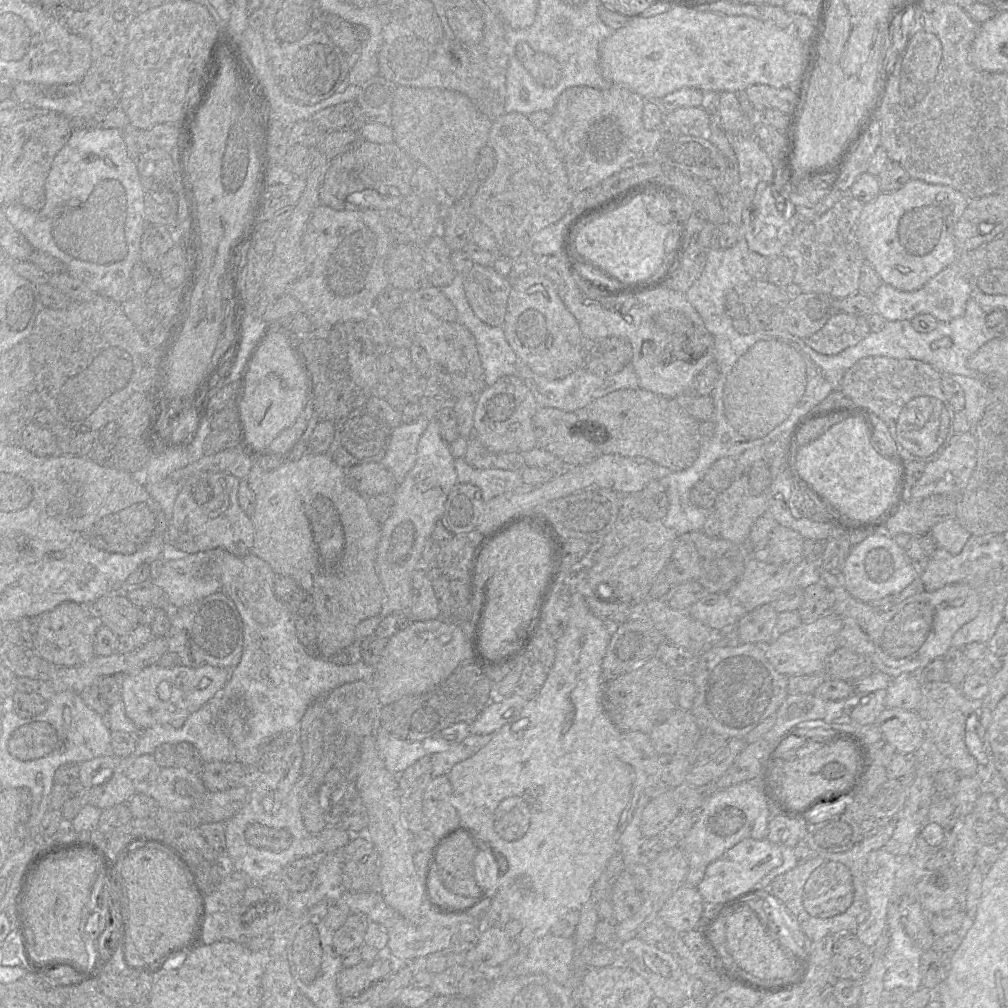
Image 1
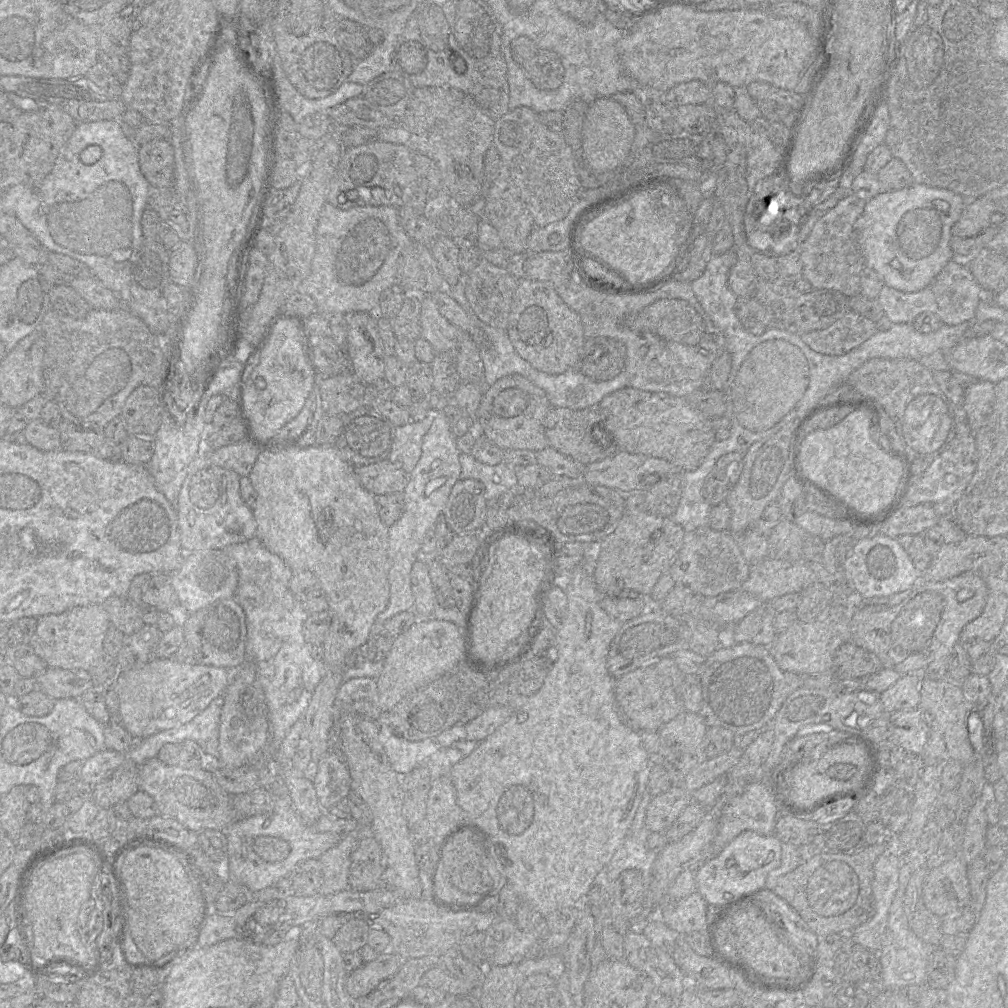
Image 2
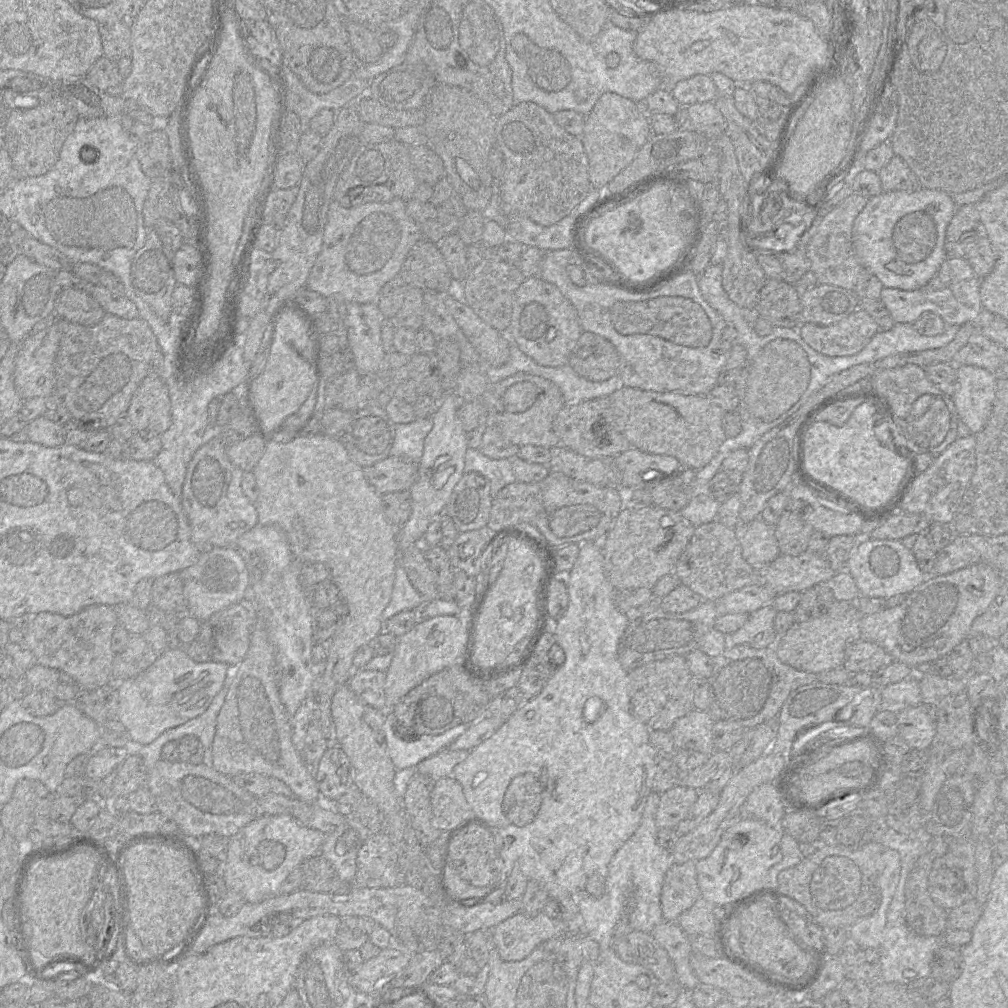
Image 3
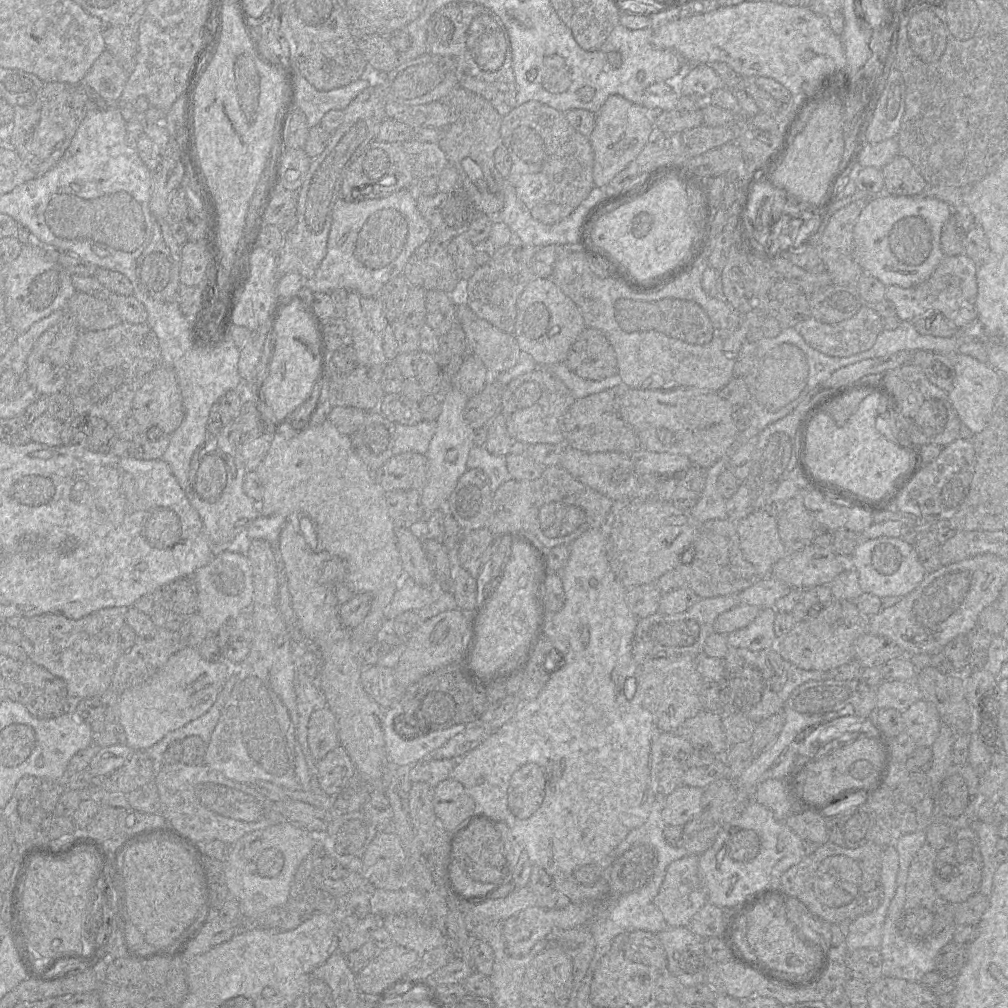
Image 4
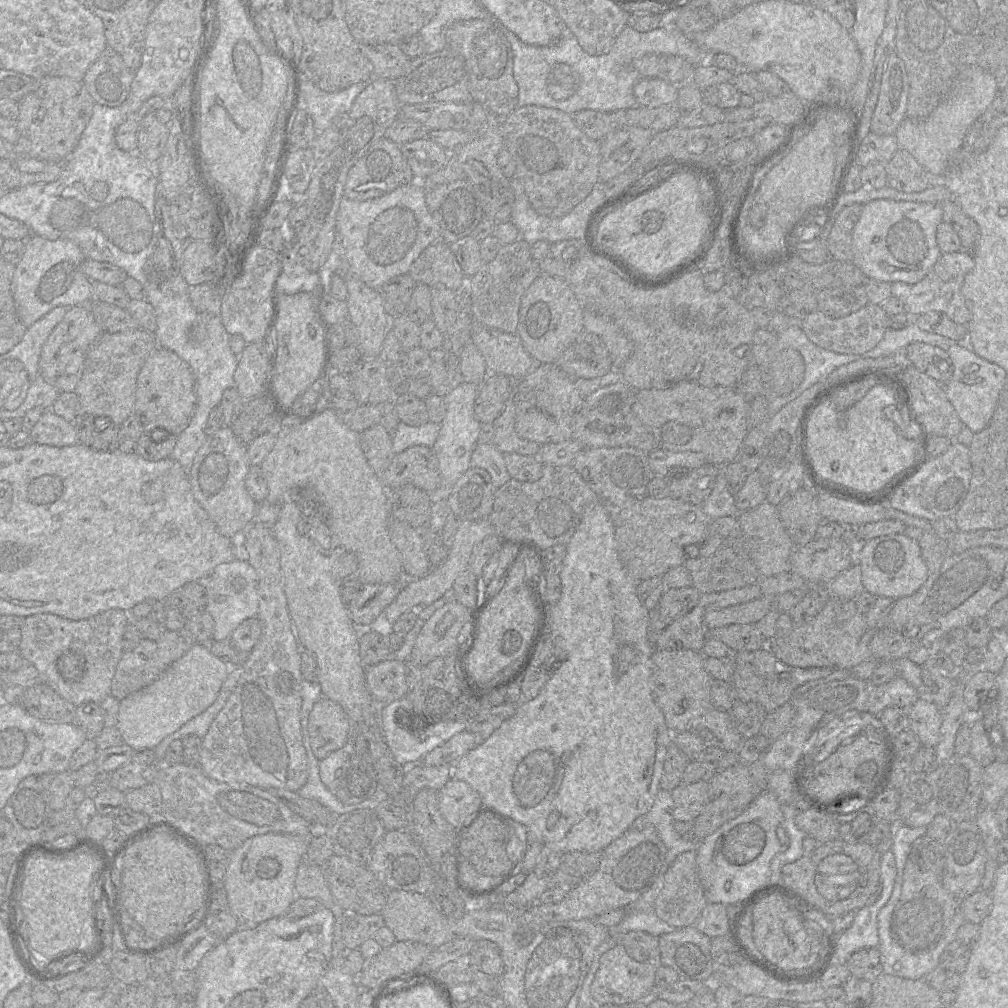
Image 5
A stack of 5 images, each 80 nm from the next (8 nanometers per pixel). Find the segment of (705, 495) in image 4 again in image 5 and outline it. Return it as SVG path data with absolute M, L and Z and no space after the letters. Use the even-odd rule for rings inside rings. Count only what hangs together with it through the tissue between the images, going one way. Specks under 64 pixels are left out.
M724 467L717 475L715 486L708 498L701 505L703 511L711 518L735 517L738 518L741 512L735 504L735 496L728 489Z

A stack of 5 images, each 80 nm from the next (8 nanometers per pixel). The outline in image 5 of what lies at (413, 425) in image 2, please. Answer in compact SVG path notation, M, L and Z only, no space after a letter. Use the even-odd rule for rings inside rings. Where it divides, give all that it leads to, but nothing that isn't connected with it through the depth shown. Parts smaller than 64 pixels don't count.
M427 421L420 426L410 426L399 422L393 437L393 450L396 454L412 446L433 447L439 431L440 424L432 421Z

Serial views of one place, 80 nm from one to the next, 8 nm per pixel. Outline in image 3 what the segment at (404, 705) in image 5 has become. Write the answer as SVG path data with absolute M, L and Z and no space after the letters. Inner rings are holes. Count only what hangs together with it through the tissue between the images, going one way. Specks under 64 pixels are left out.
M387 711L383 732L388 755L397 770L416 767L421 761L448 749L448 746L462 735L473 723L456 726L440 735L423 735L417 740L404 740L397 736L396 718Z

